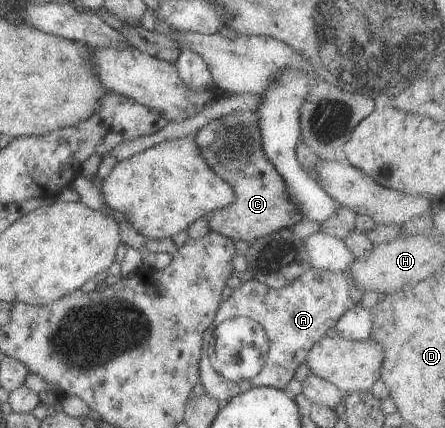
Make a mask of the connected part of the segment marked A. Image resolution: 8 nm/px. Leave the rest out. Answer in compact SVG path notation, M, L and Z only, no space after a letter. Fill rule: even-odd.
M312 267L305 271L292 285L282 289L268 287L256 280L242 282L242 285L233 289L232 295L223 301L214 316L211 329L220 325L224 320L238 316L247 317L264 327L269 337L269 350L264 367L250 379L230 381L224 379L212 367L209 347L204 343L201 351L199 378L204 389L212 399L216 399L220 408L224 407L232 397L240 395L252 387L272 387L286 390L286 385L294 377L298 365L302 365L310 353L310 349L326 336L326 331L334 328L336 321L344 312L360 304L364 296L364 289L354 285L349 272L330 273L318 271Z

